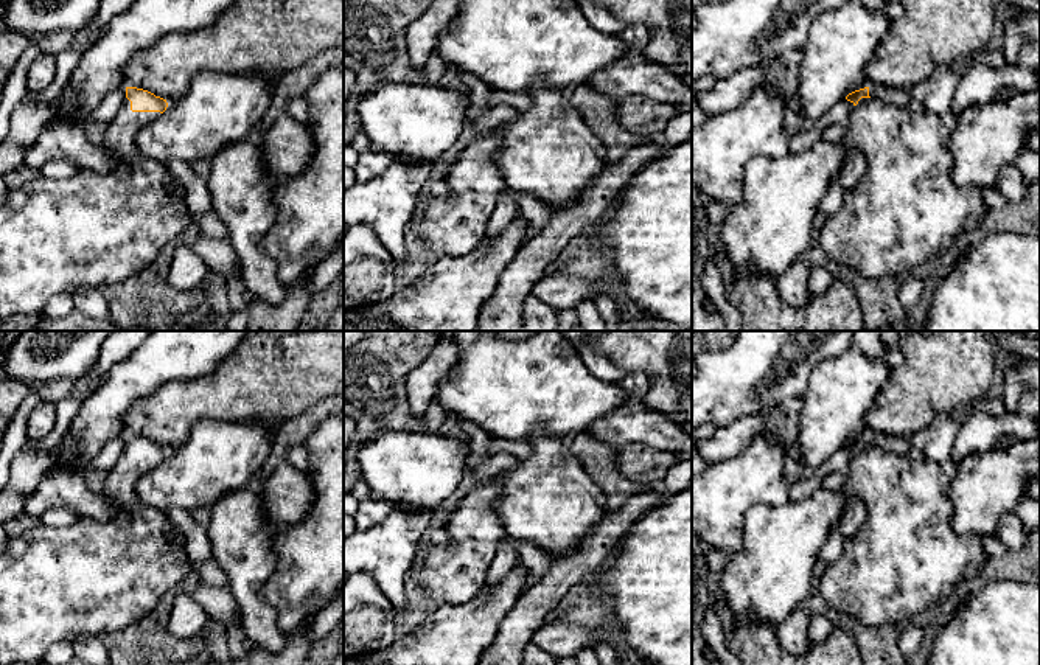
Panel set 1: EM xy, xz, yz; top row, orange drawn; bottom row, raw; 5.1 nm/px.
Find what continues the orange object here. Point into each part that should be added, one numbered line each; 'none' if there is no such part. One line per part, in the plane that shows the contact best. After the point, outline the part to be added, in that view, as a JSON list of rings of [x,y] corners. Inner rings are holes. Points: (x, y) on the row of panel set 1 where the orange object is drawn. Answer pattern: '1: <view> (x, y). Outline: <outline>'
1: xy (56, 236). Outline: [[[124,99],[99,143],[121,163],[109,174],[78,169],[72,179],[53,180],[40,176],[19,188],[9,188],[0,207],[0,319],[40,314],[59,294],[118,284],[149,266],[191,224],[185,200],[171,194],[168,166],[141,157],[135,144],[137,134],[160,115],[132,112],[131,101]]]

